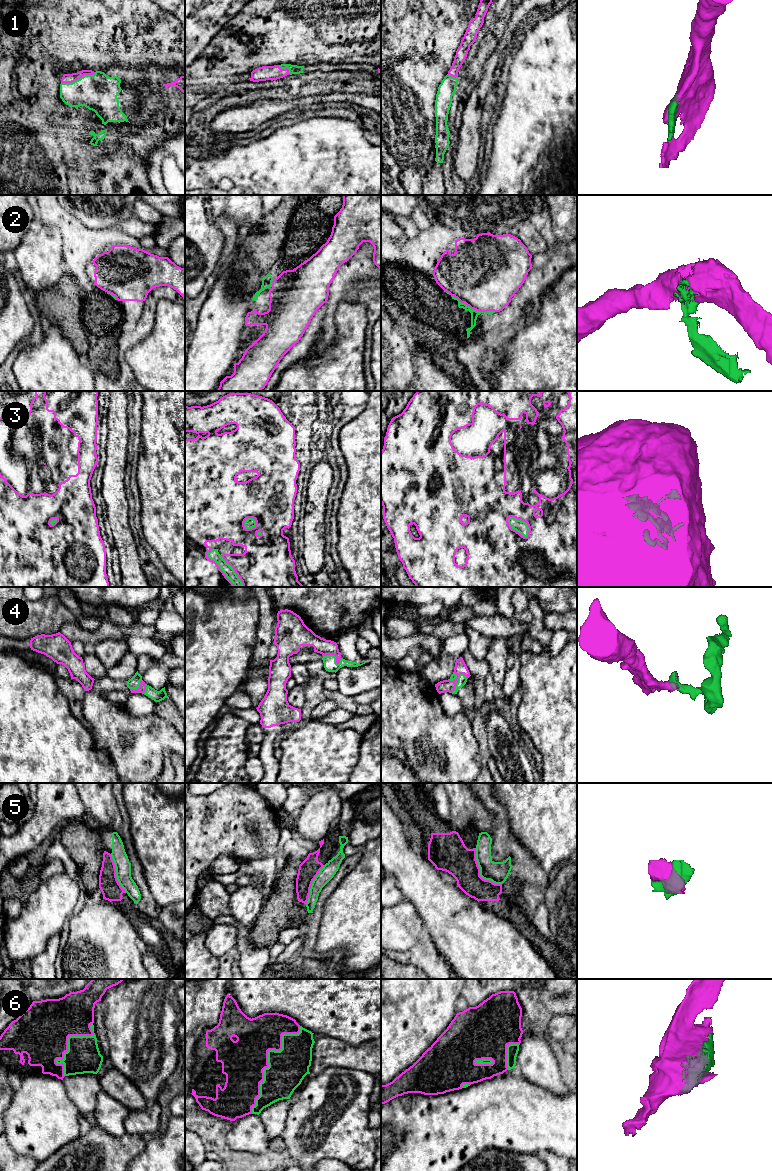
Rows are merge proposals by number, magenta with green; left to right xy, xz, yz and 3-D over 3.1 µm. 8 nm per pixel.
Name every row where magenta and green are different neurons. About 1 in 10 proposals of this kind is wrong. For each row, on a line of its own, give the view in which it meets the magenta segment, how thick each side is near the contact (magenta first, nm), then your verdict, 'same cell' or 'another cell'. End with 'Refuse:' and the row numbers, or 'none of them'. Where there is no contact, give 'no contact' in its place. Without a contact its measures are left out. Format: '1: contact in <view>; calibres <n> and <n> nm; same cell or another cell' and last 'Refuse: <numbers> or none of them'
1: contact in xy; calibres 80 and 300 nm; same cell
2: contact in yz; calibres 480 and 60 nm; another cell
3: contact in yz; calibres 500 and 100 nm; same cell
4: contact in yz; calibres 100 and 70 nm; same cell
5: contact in yz; calibres 260 and 170 nm; another cell
6: contact in xz; calibres 360 and 300 nm; same cell
Refuse: 2, 5

